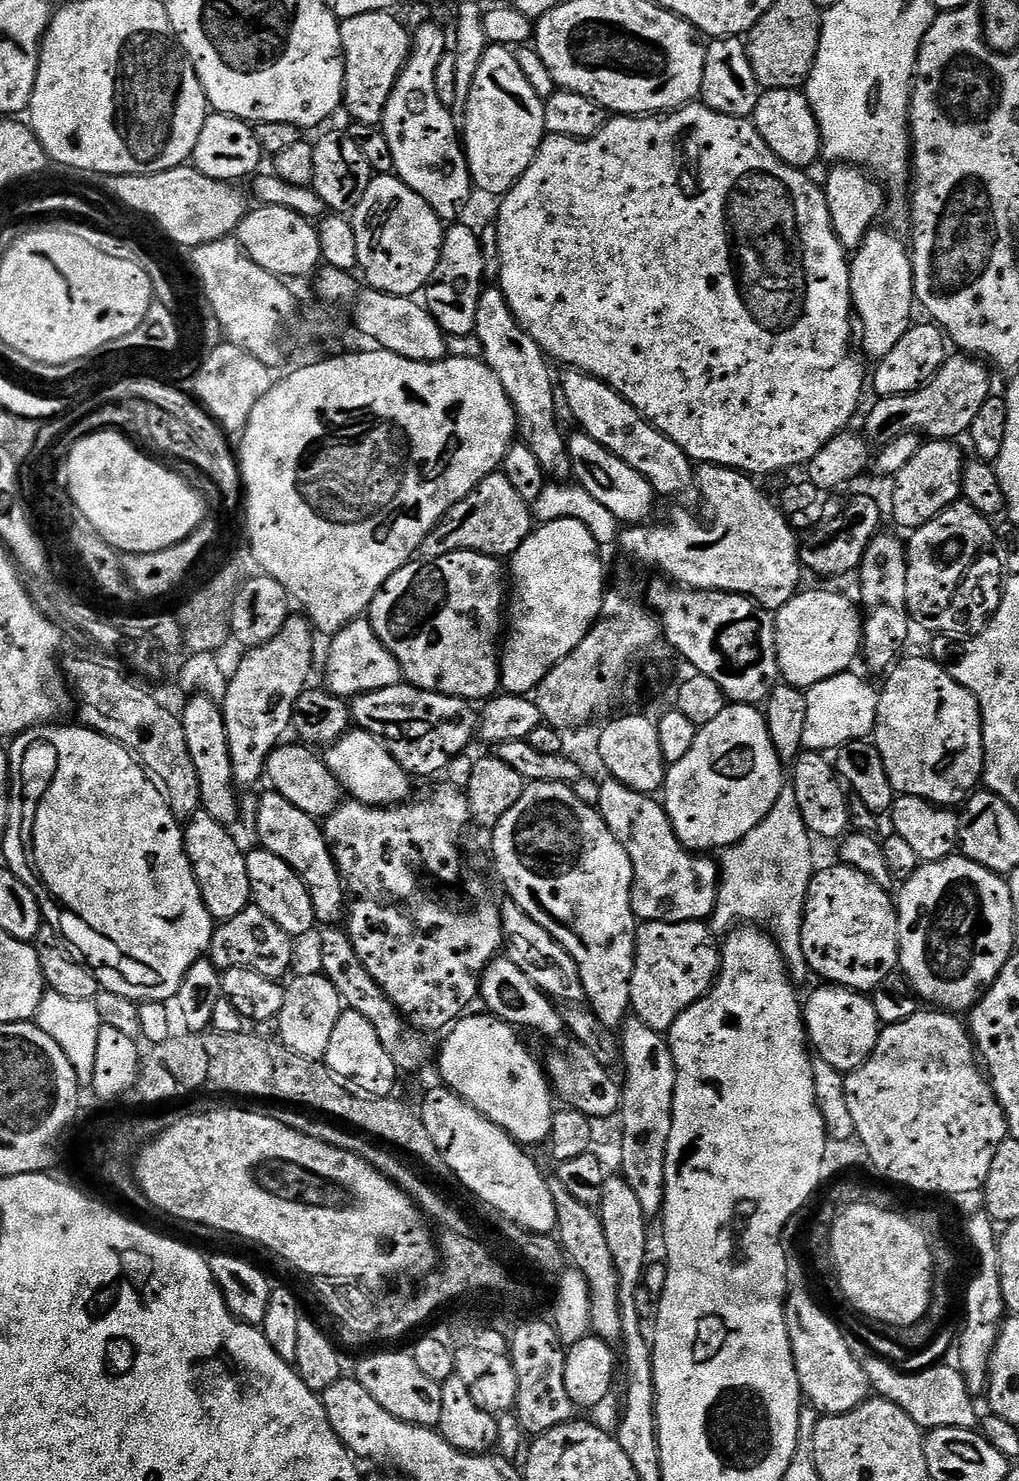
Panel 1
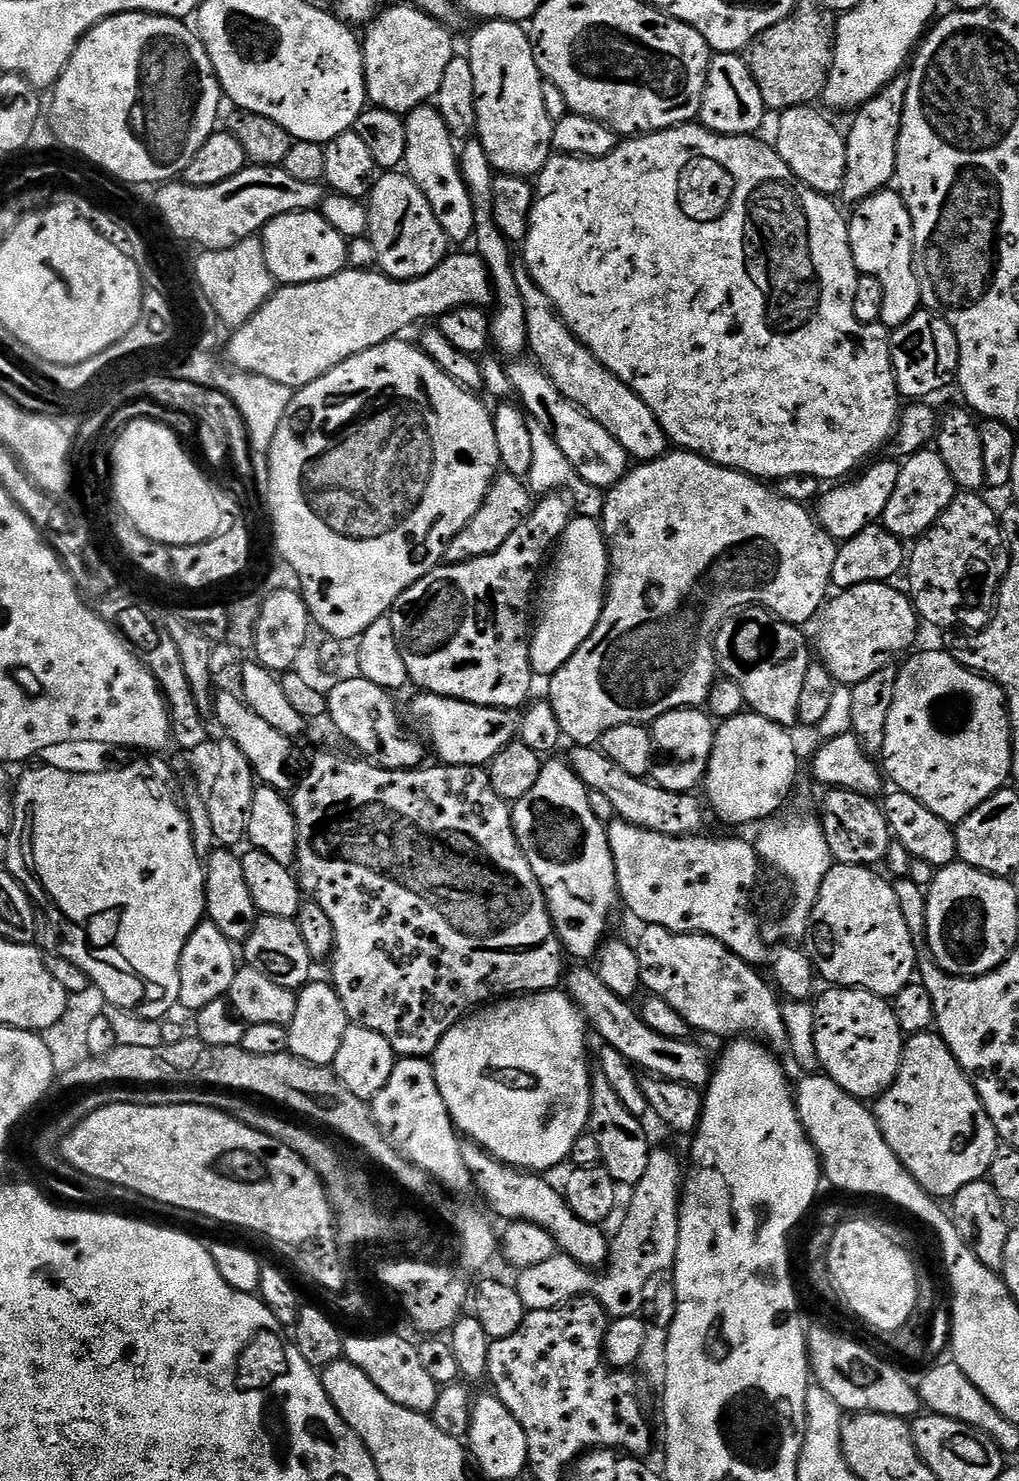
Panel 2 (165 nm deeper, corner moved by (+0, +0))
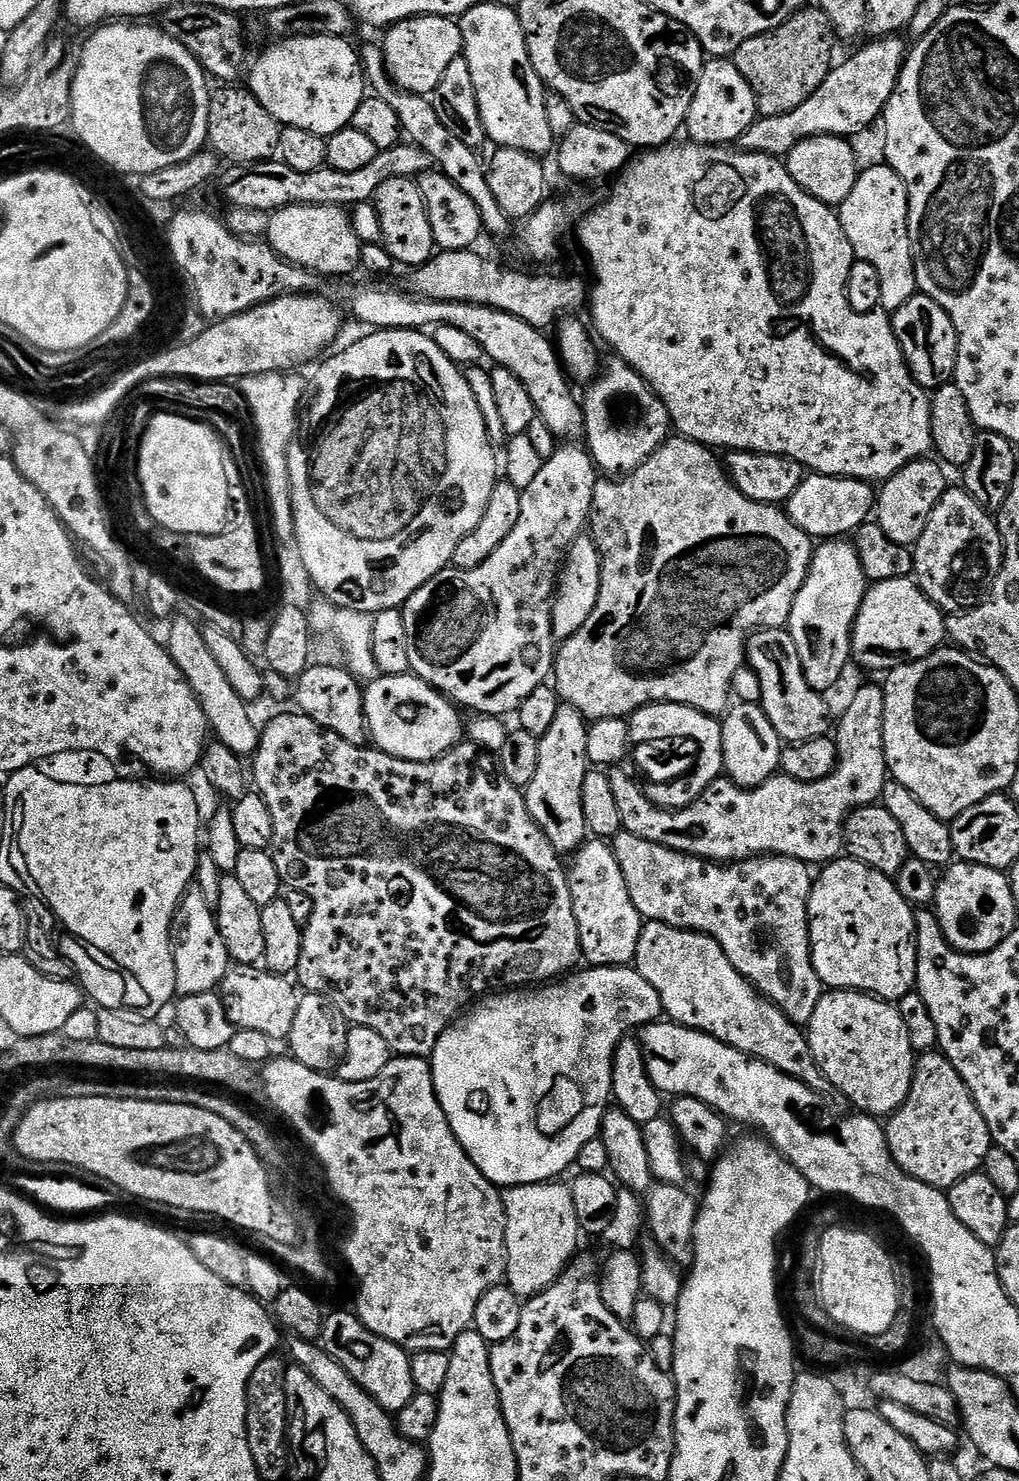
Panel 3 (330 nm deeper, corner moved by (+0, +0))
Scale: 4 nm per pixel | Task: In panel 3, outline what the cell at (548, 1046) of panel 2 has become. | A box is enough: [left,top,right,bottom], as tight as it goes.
[430,966,646,1189]

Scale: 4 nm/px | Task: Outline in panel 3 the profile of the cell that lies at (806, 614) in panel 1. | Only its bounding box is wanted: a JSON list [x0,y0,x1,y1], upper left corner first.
[851,579,945,674]

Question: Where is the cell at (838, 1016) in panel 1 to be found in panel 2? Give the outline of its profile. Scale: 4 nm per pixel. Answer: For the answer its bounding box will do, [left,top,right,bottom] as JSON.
[814,986,906,1102]

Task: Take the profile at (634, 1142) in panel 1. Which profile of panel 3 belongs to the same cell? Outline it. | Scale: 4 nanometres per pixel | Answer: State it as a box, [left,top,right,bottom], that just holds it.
[568,838,644,967]

